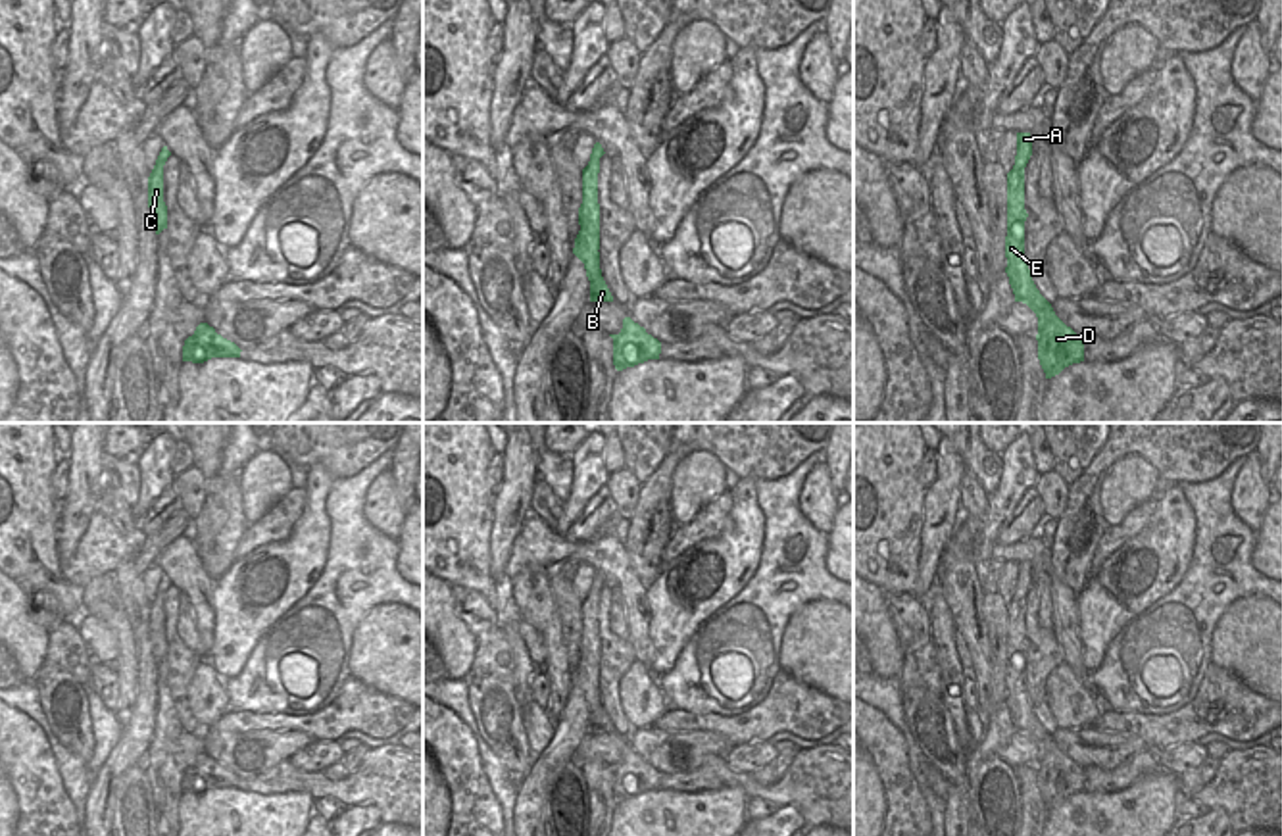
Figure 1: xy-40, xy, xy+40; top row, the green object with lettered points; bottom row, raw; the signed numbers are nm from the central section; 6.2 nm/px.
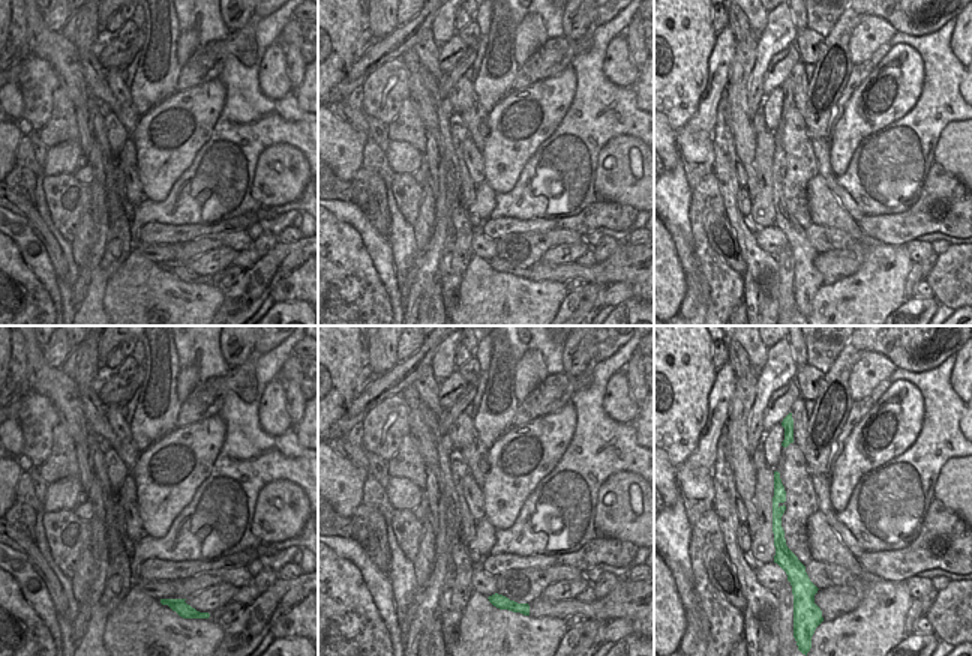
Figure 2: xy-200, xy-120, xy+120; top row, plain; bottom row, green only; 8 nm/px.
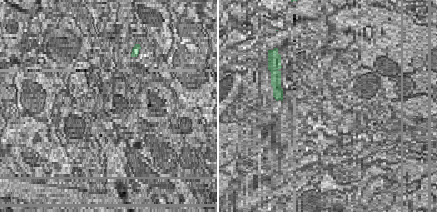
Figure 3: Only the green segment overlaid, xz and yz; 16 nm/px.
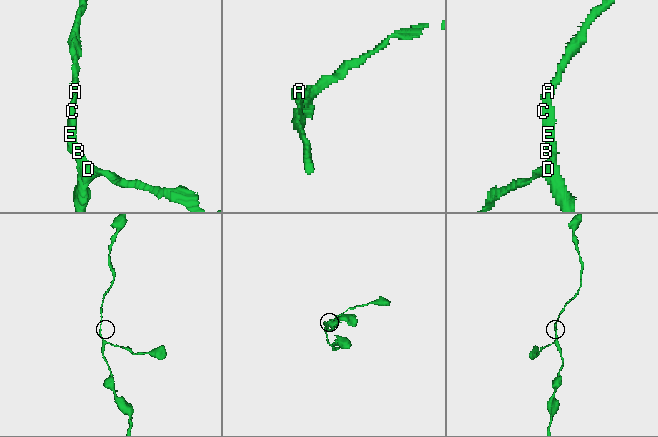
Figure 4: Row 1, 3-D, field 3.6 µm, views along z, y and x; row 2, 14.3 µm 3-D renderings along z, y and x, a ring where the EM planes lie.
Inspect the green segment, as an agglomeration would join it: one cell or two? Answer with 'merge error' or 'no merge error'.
no merge error

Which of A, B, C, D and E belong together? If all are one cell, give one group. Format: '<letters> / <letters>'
A B C D E

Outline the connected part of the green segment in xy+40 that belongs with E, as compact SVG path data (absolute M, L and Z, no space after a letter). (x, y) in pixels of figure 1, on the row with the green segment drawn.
M1017 133L1015 165L1007 173L1005 273L1015 302L1026 304L1038 317L1038 359L1046 379L1051 379L1065 367L1084 361L1084 336L1076 334L1055 315L1051 304L1036 288L1024 258L1024 221L1028 217L1024 209L1024 167L1030 156L1030 133Z

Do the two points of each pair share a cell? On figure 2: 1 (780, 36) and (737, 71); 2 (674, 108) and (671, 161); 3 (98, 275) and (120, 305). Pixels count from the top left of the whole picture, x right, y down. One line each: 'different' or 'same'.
1: different
2: different
3: different

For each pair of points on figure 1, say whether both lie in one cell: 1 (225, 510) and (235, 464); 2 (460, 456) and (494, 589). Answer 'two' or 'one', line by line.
1: two
2: one

